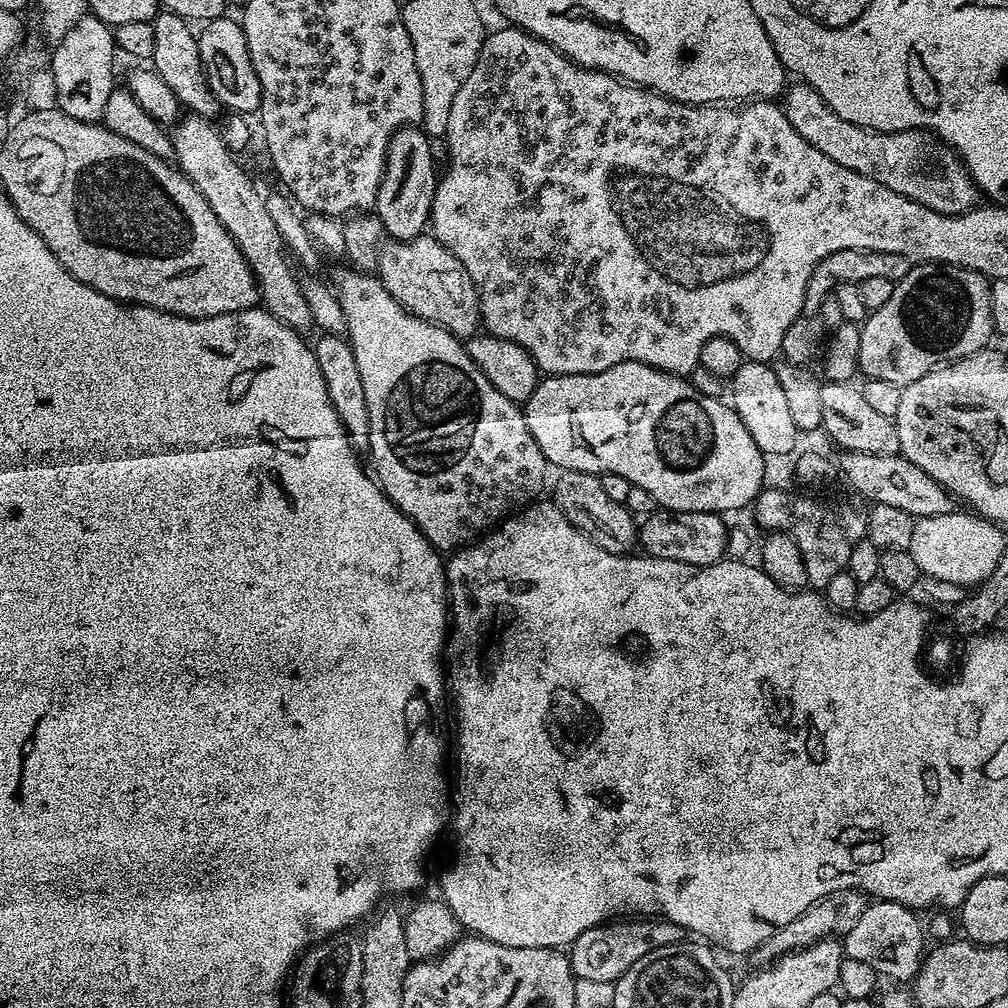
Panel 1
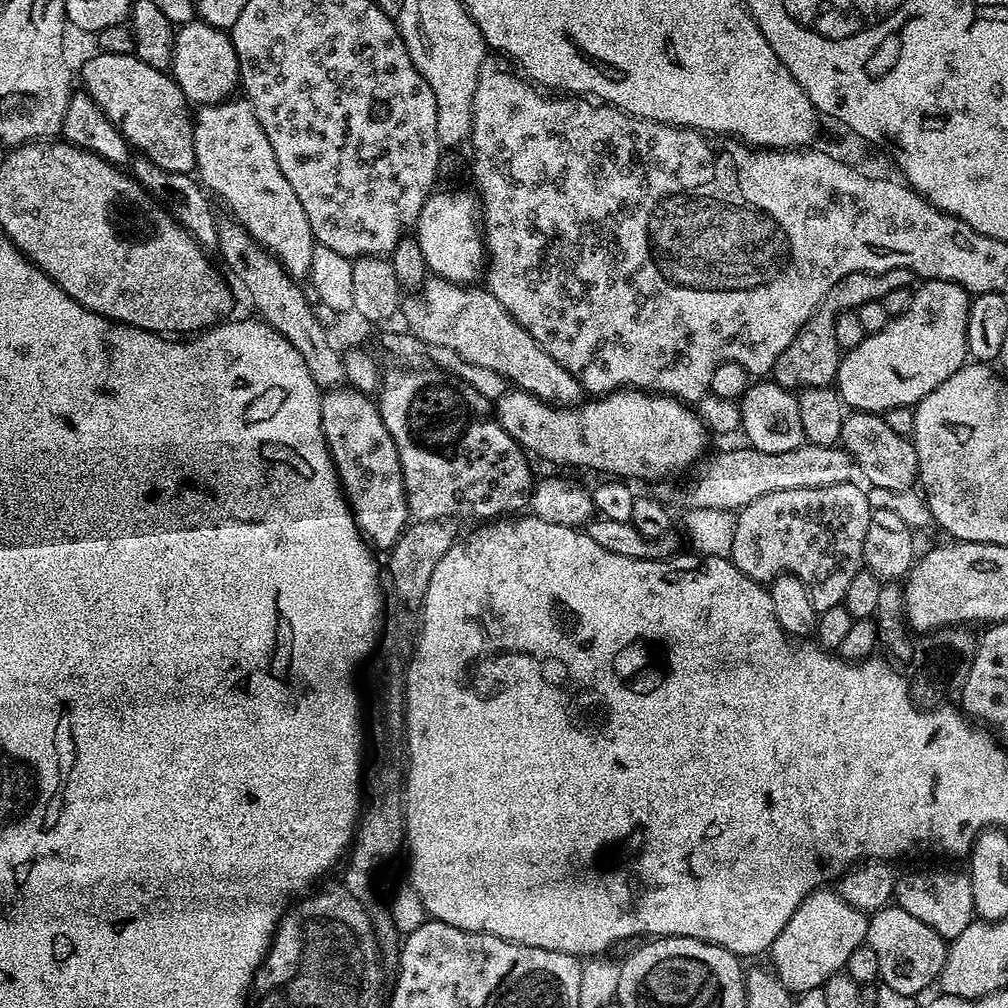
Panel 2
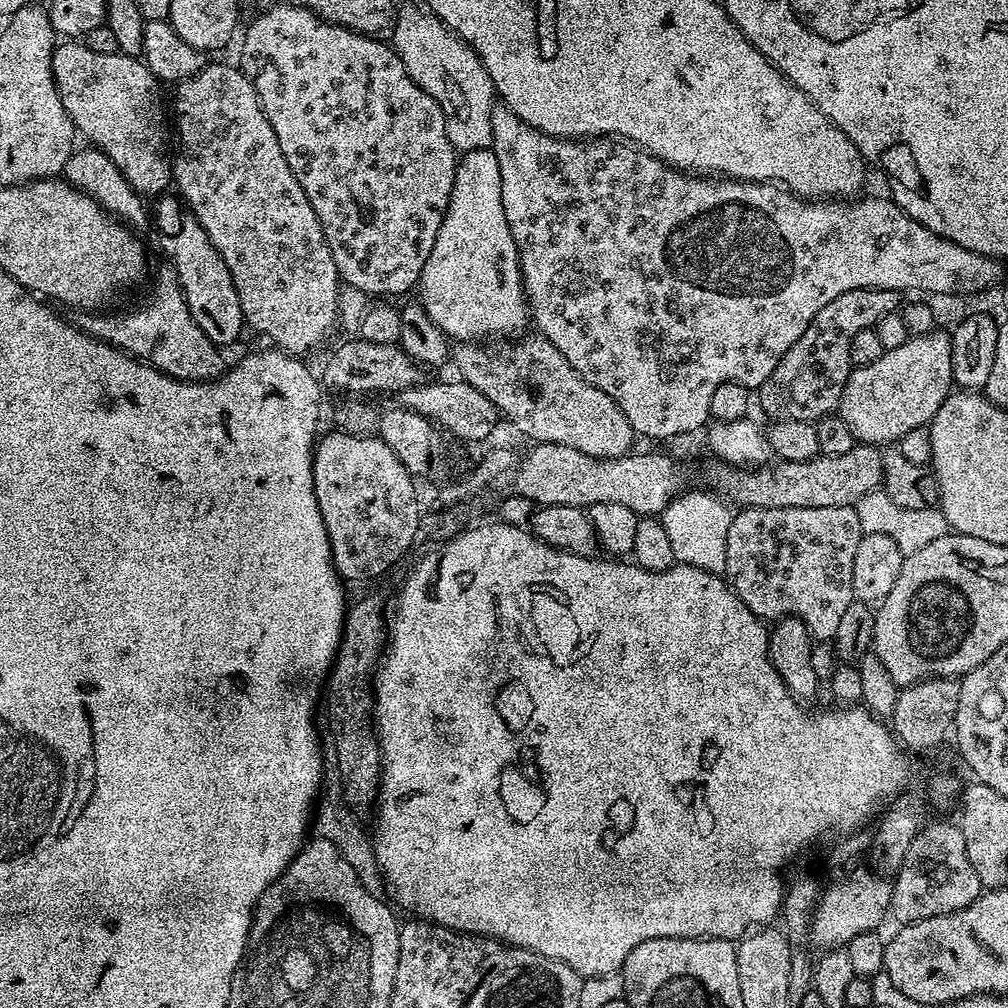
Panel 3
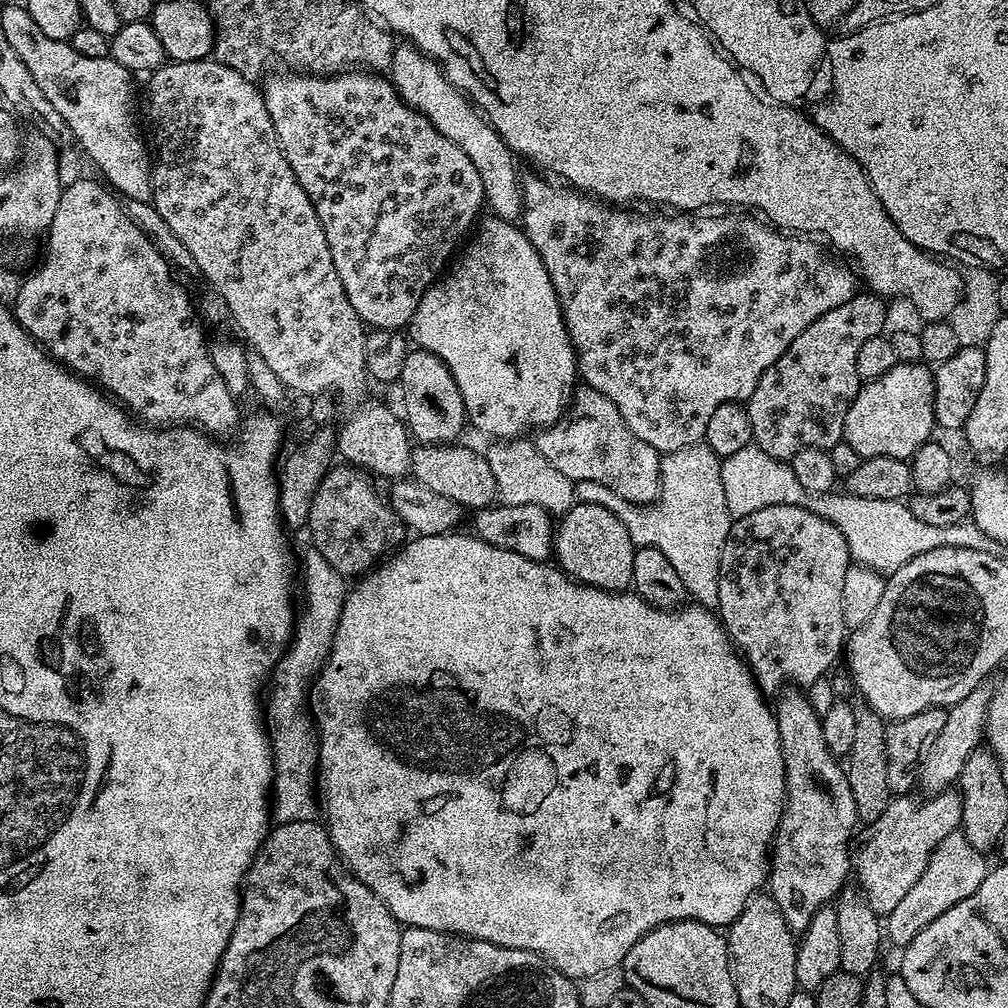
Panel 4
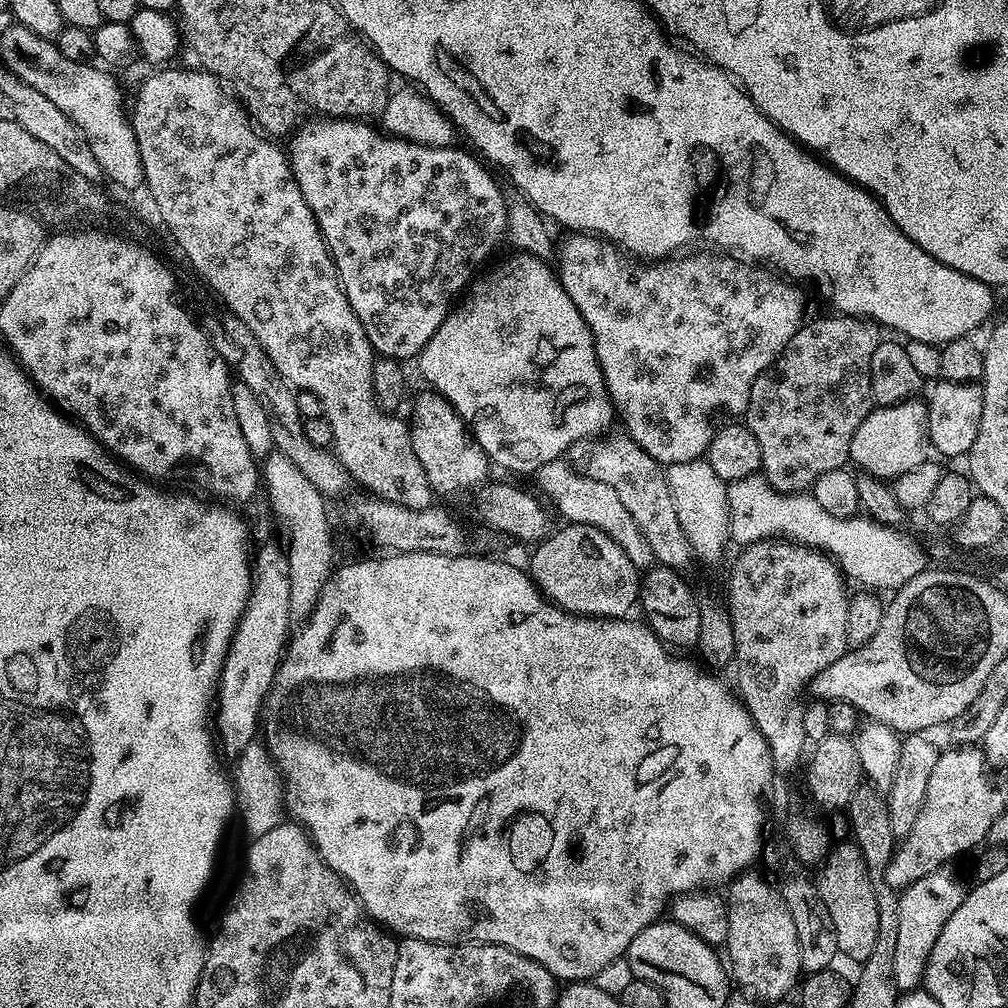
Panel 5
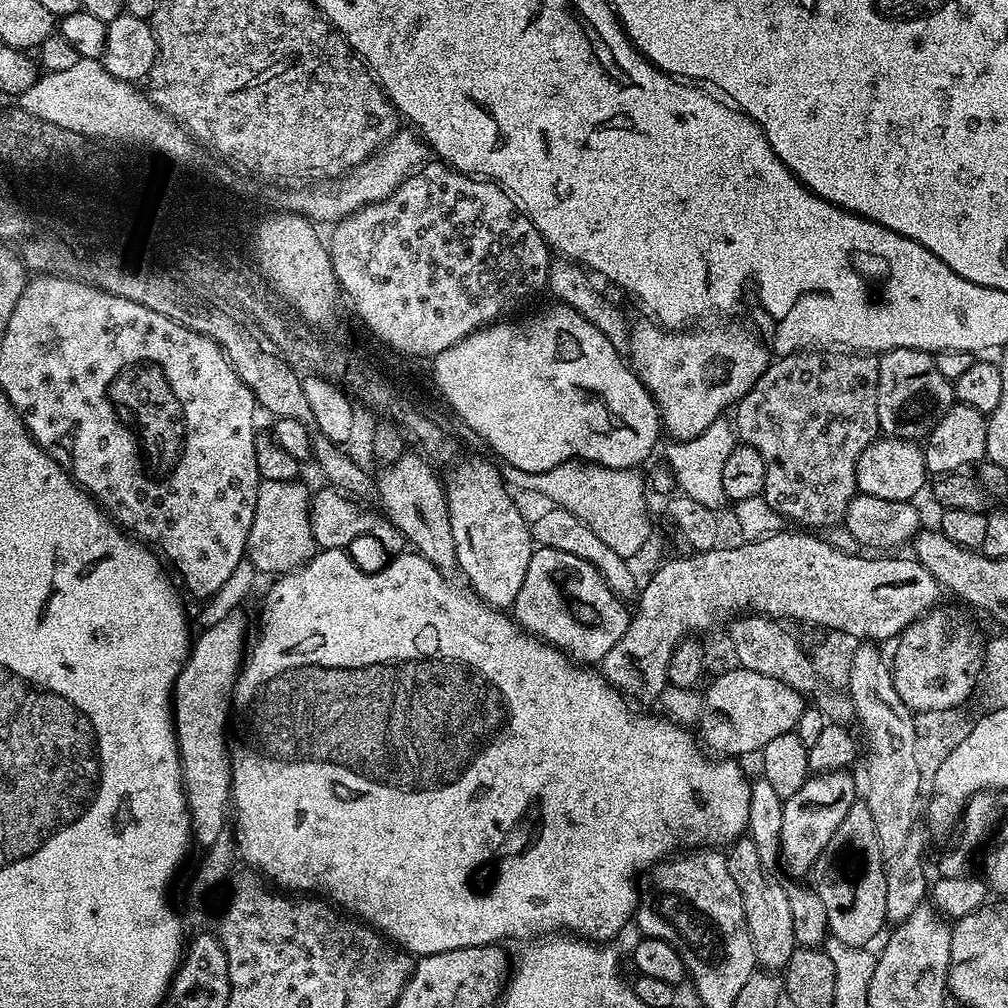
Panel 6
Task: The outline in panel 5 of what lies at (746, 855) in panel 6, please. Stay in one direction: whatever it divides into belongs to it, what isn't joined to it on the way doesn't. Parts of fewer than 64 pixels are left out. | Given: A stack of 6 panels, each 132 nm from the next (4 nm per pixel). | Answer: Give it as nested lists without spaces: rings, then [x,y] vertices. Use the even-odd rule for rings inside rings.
[[[745,870],[740,875],[733,876],[727,885],[726,960],[735,983],[737,980],[741,989],[755,994],[761,1001],[775,1002],[785,999],[789,995],[788,991],[797,987],[802,976],[798,958],[798,930],[794,926],[794,918],[790,918],[790,910],[779,887],[773,881],[771,884],[767,875],[759,876],[752,871]]]

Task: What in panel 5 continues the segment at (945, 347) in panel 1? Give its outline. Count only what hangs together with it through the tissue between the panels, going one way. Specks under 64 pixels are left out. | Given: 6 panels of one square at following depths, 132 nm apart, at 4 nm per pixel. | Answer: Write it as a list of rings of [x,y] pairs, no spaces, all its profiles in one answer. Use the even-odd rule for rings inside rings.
[[[913,398],[900,404],[873,407],[862,426],[854,430],[848,459],[853,465],[857,464],[860,472],[868,472],[885,482],[895,481],[896,477],[906,474],[906,470],[914,470],[914,466],[922,466],[922,462],[930,459],[927,403]]]

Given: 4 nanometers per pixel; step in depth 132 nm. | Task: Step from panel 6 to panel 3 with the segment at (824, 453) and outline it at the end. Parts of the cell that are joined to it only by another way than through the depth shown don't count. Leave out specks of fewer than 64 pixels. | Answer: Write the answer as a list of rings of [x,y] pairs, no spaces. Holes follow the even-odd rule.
[[[859,288],[846,290],[846,294],[838,294],[834,302],[822,306],[818,314],[814,314],[814,322],[806,326],[806,331],[786,354],[782,354],[782,362],[774,366],[774,374],[758,389],[758,408],[769,416],[769,421],[807,420],[815,422],[823,416],[833,415],[840,407],[842,390],[852,373],[853,363],[850,358],[850,342],[854,342],[854,334],[858,330],[875,328],[876,323],[886,314],[897,311],[901,307],[901,293],[881,288]]]

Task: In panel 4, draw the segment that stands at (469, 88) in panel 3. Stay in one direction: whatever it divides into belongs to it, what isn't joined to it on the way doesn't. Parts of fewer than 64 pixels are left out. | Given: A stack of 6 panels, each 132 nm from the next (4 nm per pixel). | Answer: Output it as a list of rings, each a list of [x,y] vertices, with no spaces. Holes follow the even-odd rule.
[[[407,42],[401,45],[401,48],[399,45],[392,49],[390,69],[390,79],[400,99],[420,111],[438,134],[450,138],[450,142],[474,162],[474,170],[478,170],[478,178],[482,178],[487,211],[500,220],[519,221],[524,210],[524,189],[521,173],[516,173],[517,157],[496,133],[487,116],[444,77],[440,65],[432,57]]]

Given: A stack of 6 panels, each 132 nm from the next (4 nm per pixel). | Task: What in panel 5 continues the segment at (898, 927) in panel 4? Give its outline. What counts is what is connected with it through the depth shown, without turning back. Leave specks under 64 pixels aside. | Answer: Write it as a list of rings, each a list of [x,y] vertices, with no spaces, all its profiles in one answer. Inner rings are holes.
[[[948,870],[931,872],[926,878],[918,878],[909,888],[900,892],[899,933],[895,944],[894,982],[901,993],[919,989],[924,982],[924,971],[942,926],[950,922],[950,914],[962,906],[966,895],[965,885],[960,885]]]

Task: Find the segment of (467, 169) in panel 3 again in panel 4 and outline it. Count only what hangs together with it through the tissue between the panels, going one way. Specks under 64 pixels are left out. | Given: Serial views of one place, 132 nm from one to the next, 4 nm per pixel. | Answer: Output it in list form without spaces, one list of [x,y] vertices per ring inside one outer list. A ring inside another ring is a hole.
[[[491,214],[485,215],[475,225],[474,235],[467,241],[467,244],[463,251],[459,253],[455,263],[441,275],[436,283],[431,284],[426,290],[418,310],[412,316],[410,325],[411,343],[417,349],[434,354],[438,358],[442,358],[442,362],[446,362],[450,374],[454,374],[454,382],[458,382],[458,390],[464,399],[469,425],[473,426],[474,424],[480,431],[494,436],[492,438],[520,438],[525,434],[530,434],[526,432],[533,431],[532,433],[535,433],[537,430],[550,428],[567,413],[578,387],[576,351],[572,345],[570,334],[566,330],[566,322],[562,314],[562,306],[558,302],[558,294],[554,290],[554,282],[550,282],[550,274],[546,274],[546,266],[542,266],[542,258],[538,254],[538,250],[534,250],[530,238],[526,238],[523,227],[517,226],[511,220],[500,220],[497,216]]]

